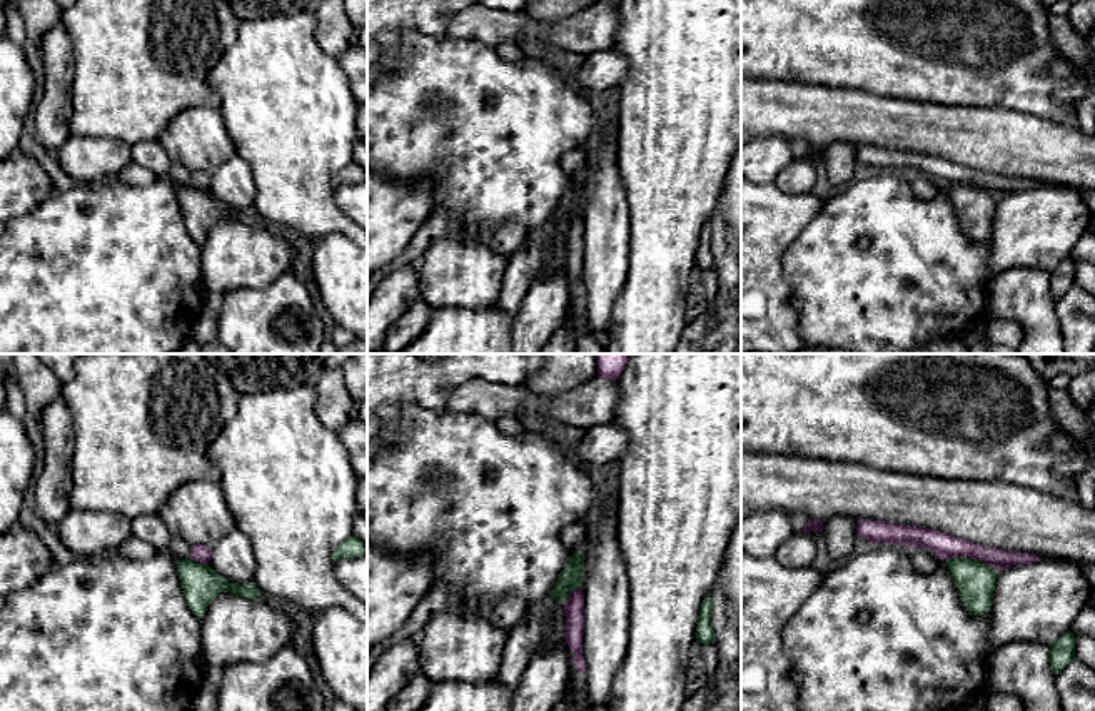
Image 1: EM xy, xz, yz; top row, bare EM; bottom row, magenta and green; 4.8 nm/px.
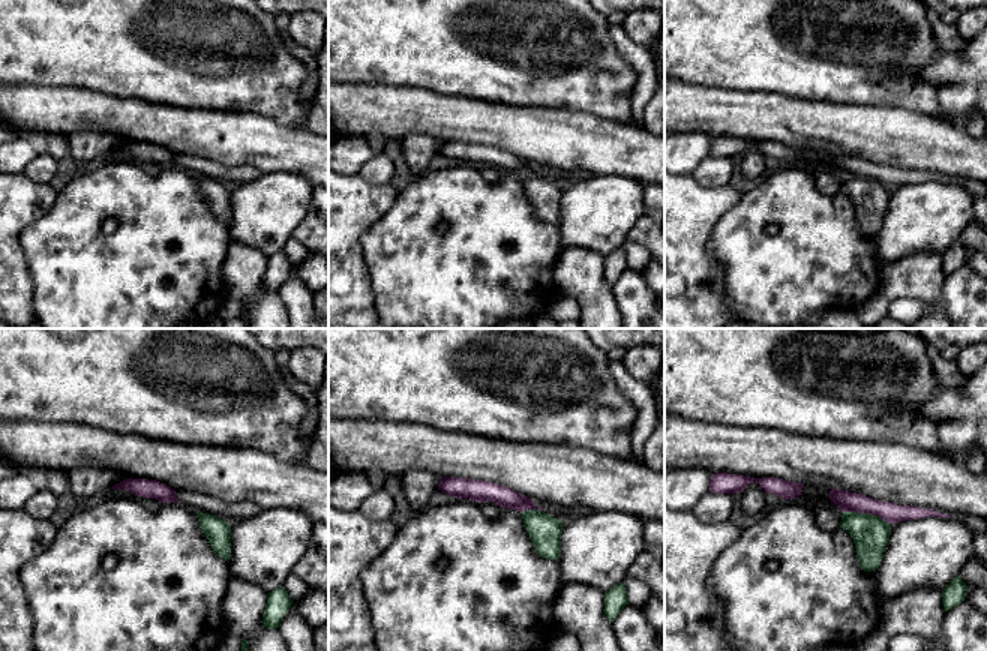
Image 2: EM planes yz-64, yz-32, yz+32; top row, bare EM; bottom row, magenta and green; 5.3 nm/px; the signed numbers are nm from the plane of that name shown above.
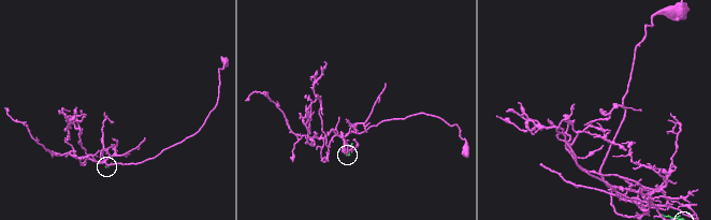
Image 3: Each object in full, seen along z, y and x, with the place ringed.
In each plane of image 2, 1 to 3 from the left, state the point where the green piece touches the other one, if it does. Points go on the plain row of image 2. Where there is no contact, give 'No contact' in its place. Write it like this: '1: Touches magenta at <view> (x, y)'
1: No contact
2: Touches magenta at yz-32 (531, 173)
3: Touches magenta at yz+32 (867, 176)

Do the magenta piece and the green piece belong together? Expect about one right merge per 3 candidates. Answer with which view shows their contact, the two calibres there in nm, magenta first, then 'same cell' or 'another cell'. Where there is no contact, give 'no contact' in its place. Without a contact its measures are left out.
contact in yz; calibres 120 and 190 nm; another cell

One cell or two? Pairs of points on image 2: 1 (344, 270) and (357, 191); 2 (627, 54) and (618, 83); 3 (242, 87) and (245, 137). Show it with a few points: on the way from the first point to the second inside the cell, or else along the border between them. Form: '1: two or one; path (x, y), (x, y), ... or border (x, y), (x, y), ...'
1: one; path (344, 251), (344, 210)
2: two; border (609, 29), (618, 54), (636, 72), (633, 95)
3: two; border (209, 108), (255, 111), (276, 122)

